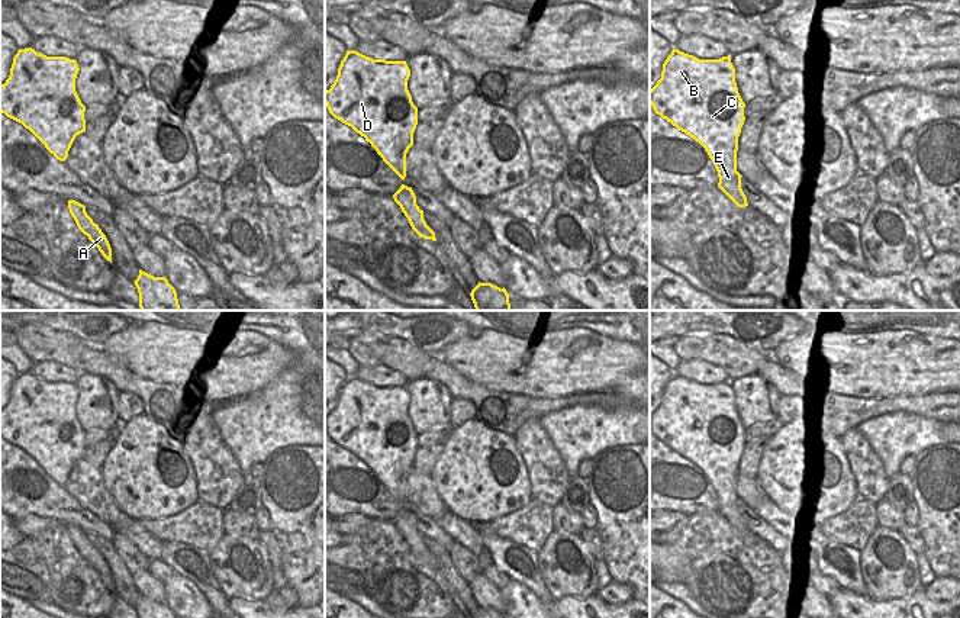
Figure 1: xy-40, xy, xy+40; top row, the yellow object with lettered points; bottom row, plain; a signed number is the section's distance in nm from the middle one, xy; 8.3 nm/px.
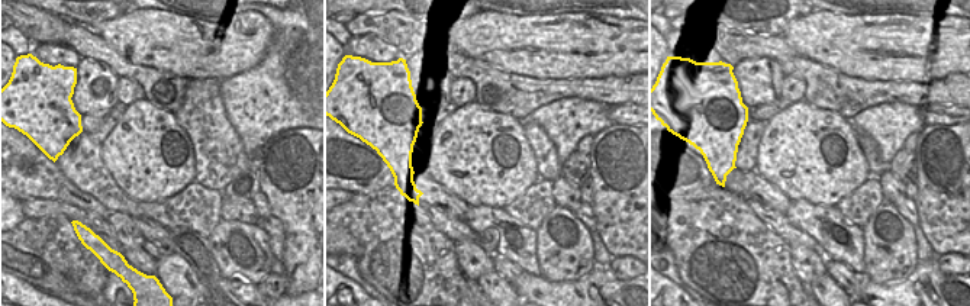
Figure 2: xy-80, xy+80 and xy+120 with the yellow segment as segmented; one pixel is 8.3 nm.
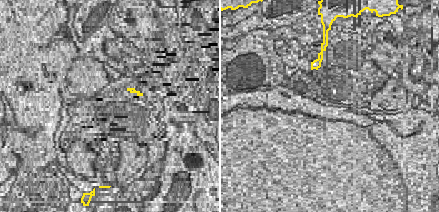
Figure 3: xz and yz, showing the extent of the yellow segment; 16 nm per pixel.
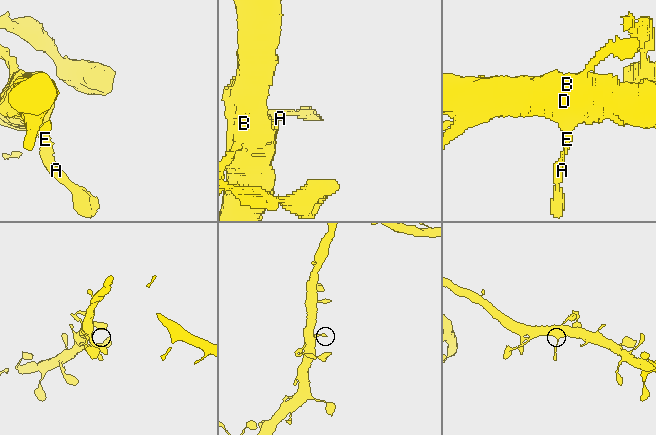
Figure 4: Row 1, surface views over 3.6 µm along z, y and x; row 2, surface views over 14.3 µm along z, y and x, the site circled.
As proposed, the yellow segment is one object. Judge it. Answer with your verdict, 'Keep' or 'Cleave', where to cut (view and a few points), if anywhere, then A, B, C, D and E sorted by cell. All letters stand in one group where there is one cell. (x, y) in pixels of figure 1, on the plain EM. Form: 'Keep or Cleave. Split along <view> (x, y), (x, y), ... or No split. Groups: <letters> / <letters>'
Keep. No split. Groups: A B C D E.

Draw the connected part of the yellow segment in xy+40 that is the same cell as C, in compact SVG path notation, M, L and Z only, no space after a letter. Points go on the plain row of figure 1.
M673 374L661 403L650 415L654 437L699 467L712 485L718 512L738 531L748 531L737 496L744 432L729 380L699 384Z

